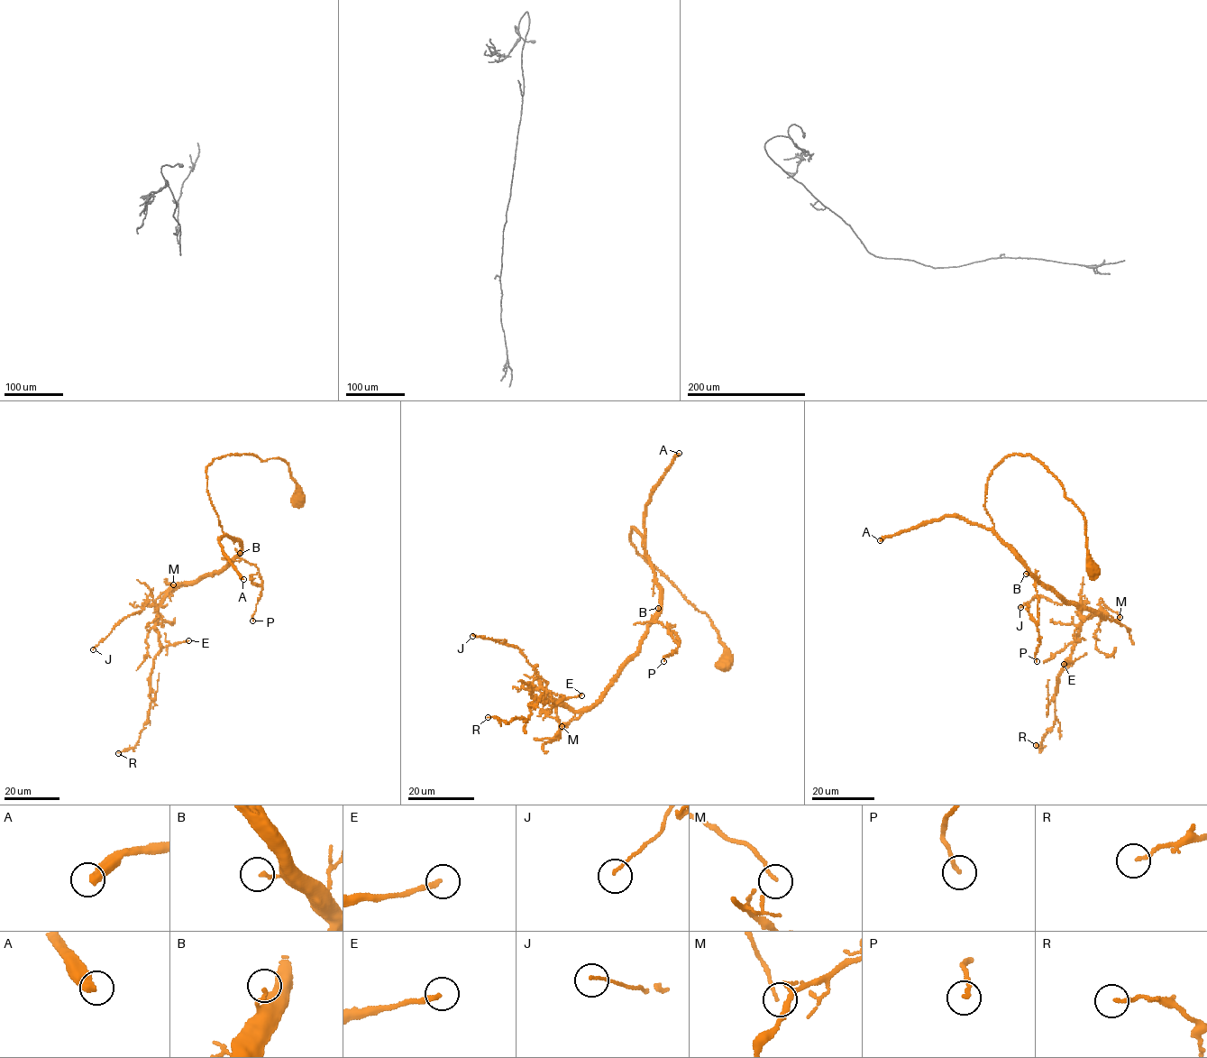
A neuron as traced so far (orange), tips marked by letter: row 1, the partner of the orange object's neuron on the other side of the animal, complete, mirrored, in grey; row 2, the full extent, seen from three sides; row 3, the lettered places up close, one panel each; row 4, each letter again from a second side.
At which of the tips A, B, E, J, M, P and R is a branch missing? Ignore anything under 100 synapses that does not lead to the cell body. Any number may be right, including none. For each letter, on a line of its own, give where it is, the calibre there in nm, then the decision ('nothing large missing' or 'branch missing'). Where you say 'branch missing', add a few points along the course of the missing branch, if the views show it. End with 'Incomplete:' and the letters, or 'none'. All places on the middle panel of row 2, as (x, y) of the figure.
A: place (679, 453); calibre 440 nm; branch missing
B: place (658, 608); calibre 150 nm; nothing large missing
E: place (581, 695); calibre 220 nm; nothing large missing
J: place (472, 636); calibre 100 nm; nothing large missing
M: place (562, 726); calibre 80 nm; nothing large missing
P: place (663, 661); calibre 160 nm; nothing large missing
R: place (488, 717); calibre 140 nm; nothing large missing
Incomplete: A

